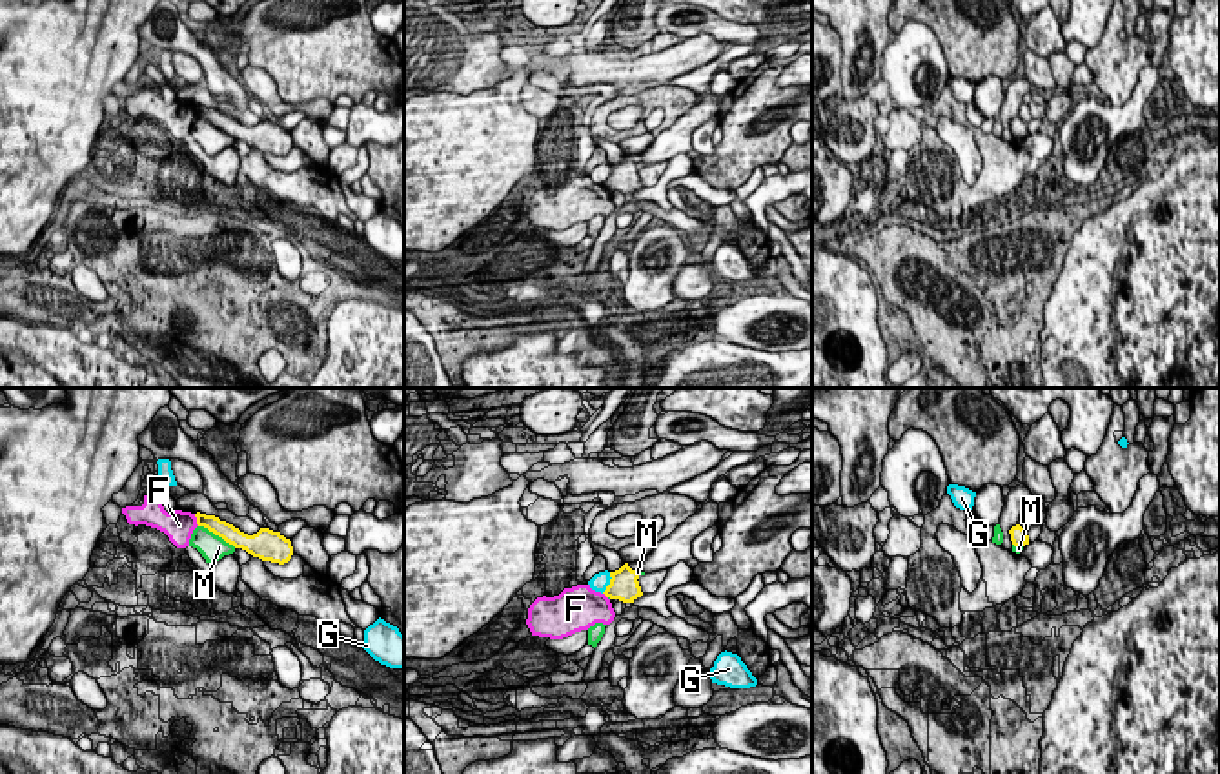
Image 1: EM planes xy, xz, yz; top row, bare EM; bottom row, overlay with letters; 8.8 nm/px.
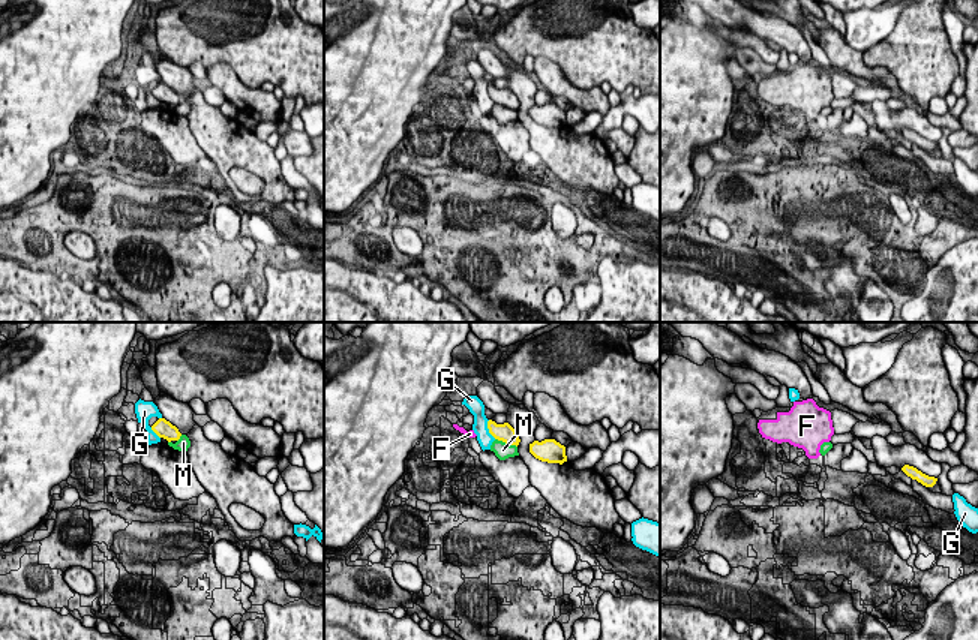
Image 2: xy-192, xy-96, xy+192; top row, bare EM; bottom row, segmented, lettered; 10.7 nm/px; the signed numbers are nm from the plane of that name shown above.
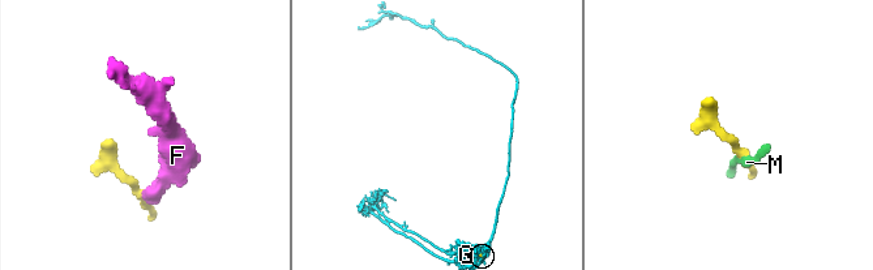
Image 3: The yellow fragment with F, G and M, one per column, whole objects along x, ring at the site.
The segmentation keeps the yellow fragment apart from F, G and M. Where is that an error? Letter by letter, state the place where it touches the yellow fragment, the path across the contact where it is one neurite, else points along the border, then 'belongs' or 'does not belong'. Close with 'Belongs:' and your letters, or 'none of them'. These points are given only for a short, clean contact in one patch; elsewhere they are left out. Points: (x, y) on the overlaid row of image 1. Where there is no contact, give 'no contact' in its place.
F: xy (197, 519) | along xy (193, 514), (199, 525) | does not belong
G: xz (610, 583) | does not belong
M: xy (217, 534) | along xy (199, 525), (235, 547) | does not belong
Belongs: none of them

